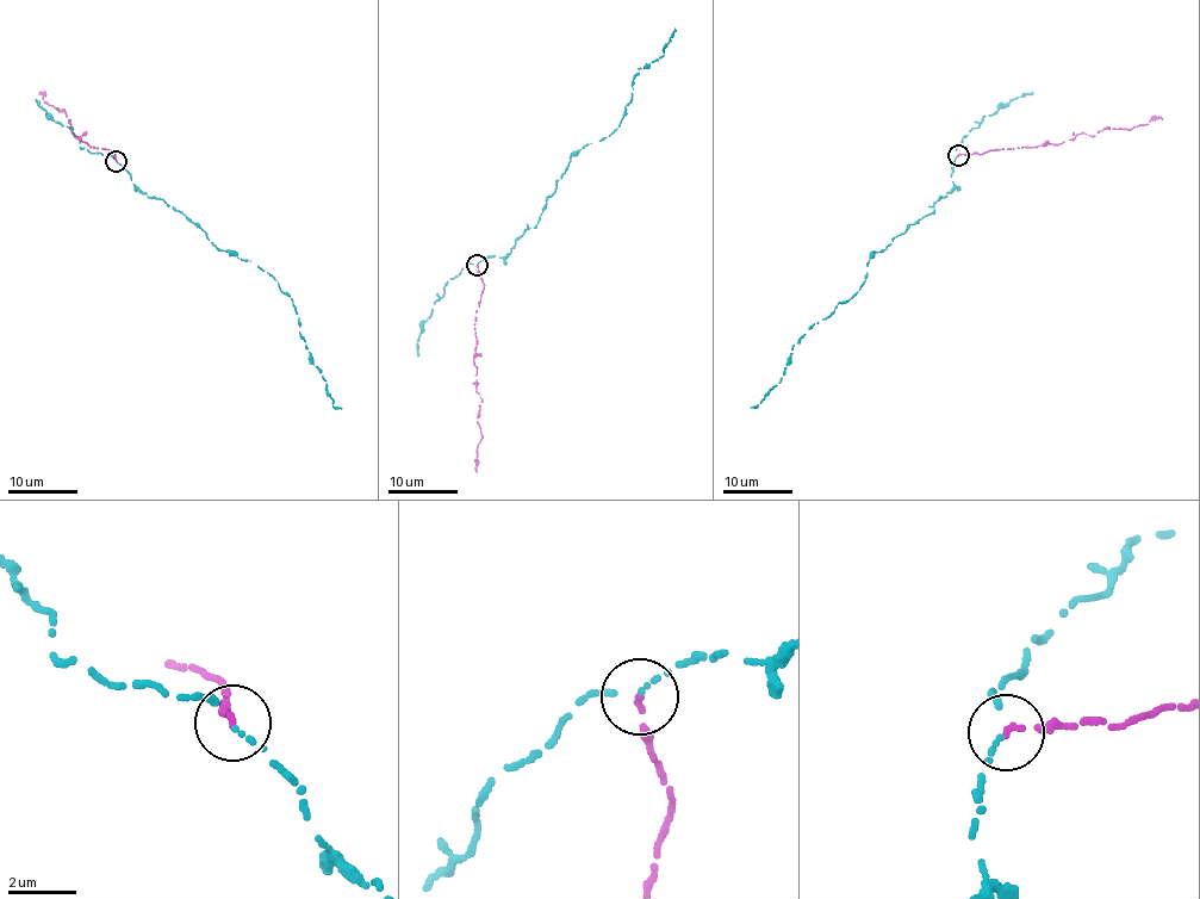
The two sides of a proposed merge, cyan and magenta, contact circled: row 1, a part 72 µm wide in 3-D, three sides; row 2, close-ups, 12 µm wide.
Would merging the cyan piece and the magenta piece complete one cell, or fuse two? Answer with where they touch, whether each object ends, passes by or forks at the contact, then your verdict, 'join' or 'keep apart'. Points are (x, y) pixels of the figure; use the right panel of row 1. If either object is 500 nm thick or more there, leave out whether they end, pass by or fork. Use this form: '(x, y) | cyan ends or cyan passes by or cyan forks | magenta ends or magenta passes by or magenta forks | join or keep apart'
(958, 155) | cyan passes by | magenta ends | keep apart

